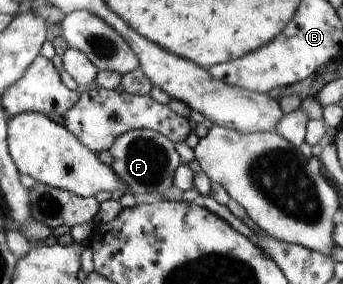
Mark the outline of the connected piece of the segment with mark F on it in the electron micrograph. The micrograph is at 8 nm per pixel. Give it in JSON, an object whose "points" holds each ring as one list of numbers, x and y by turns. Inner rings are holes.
{"points":[[153,130,125,132,115,143,112,143,108,151,112,159,110,168,133,195,149,195,149,193,163,195,173,187,175,170,182,164,175,150,175,144]]}

